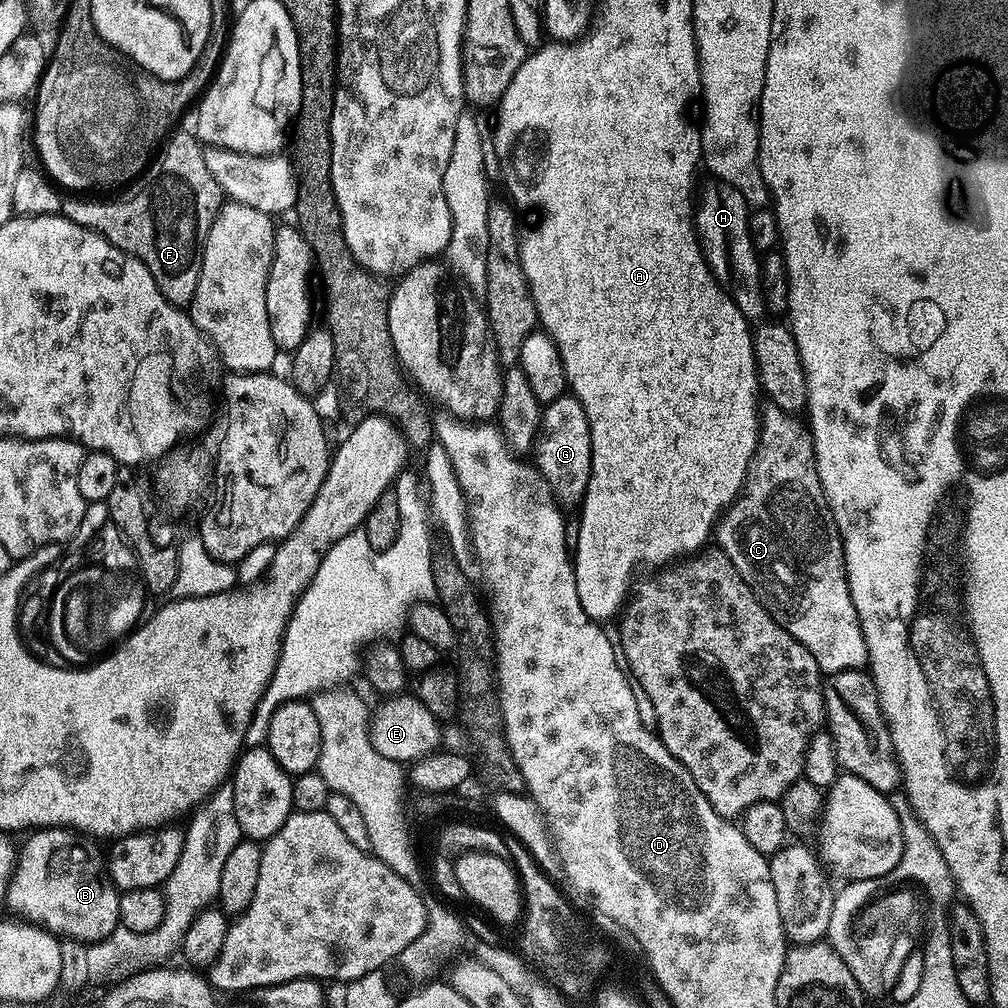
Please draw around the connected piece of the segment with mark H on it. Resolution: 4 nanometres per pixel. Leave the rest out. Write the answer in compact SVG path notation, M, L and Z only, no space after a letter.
M713 179L704 189L699 189L698 203L694 208L696 234L700 238L700 249L714 278L725 289L733 302L742 310L749 322L756 322L765 315L764 293L760 290L761 257L750 242L748 218L750 209L747 202L724 180Z

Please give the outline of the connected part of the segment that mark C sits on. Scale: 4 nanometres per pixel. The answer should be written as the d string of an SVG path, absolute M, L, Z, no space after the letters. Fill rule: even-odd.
M771 402L765 403L765 405L765 408L763 405L762 411L759 413L760 435L756 442L756 453L752 455L752 461L748 464L748 473L744 479L744 484L740 487L739 494L724 509L718 523L715 525L715 543L728 555L730 562L734 562L738 574L742 574L742 578L748 583L752 593L760 599L764 609L774 618L774 622L778 622L778 626L782 626L791 636L798 638L798 642L802 642L802 646L806 646L806 650L810 650L810 654L814 654L814 662L818 662L821 673L831 674L833 672L854 670L855 668L863 669L868 663L866 638L862 634L858 610L854 610L854 602L850 598L850 586L848 585L848 575L844 565L844 547L842 546L840 531L834 522L832 511L824 497L822 482L818 478L811 431L809 431L805 421L799 415L782 410L778 405Z

